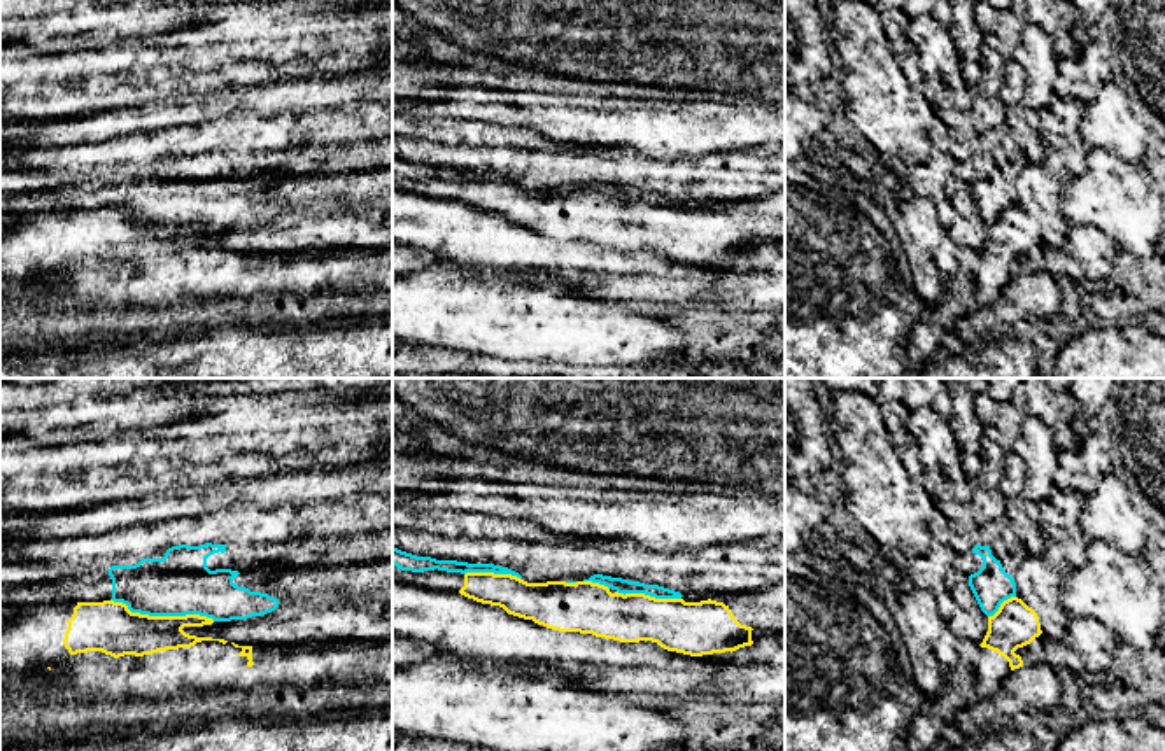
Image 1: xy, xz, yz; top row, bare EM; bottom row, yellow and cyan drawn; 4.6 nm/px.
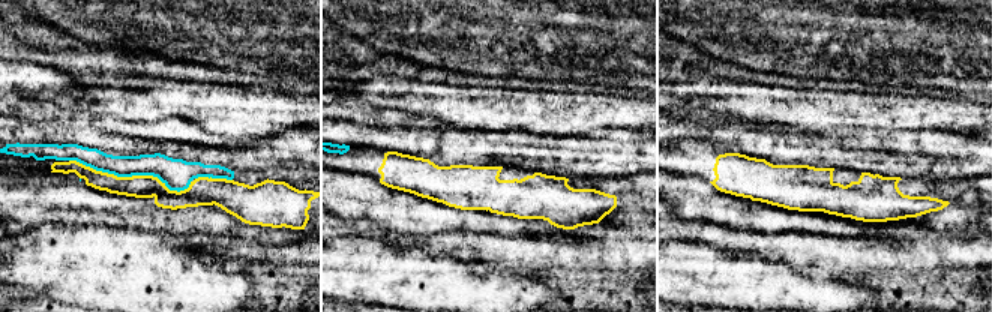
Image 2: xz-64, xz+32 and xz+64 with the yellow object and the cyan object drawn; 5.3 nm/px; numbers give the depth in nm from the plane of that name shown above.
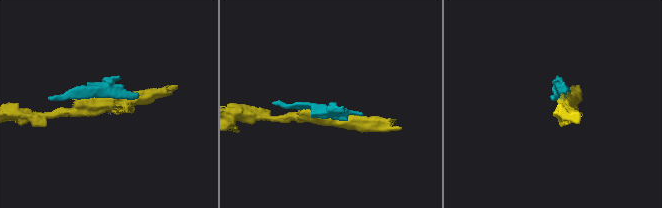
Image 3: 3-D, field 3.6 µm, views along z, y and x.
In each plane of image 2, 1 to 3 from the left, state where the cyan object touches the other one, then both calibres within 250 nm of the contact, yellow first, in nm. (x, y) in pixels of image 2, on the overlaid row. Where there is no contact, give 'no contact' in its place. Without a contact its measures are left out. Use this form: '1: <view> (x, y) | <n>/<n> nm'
1: xz-64 (132, 176) | 130/160 nm
2: no contact
3: no contact

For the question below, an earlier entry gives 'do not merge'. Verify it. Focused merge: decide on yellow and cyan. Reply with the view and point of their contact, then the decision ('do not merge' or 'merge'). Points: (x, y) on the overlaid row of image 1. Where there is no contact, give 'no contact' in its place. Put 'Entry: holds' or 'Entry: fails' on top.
Entry: holds
contact xy (163, 617); do not merge

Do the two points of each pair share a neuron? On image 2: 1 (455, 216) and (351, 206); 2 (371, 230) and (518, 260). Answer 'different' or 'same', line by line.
1: same
2: same

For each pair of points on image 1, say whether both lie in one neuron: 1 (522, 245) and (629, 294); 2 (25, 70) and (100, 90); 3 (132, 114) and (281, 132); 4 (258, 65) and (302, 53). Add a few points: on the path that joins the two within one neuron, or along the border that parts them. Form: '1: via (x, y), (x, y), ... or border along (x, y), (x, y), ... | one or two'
1: border along (545, 268), (586, 268), (615, 273) | two
2: via (39, 90), (42, 93), (81, 93) | one
3: border along (174, 125), (167, 128) | two
4: via (268, 55), (291, 53) | one

